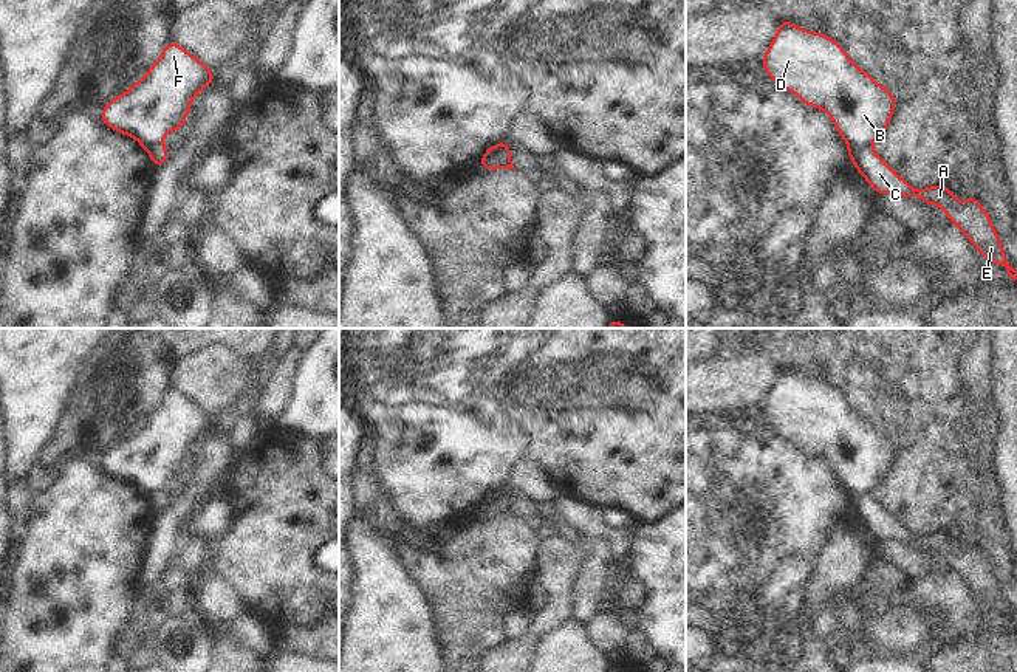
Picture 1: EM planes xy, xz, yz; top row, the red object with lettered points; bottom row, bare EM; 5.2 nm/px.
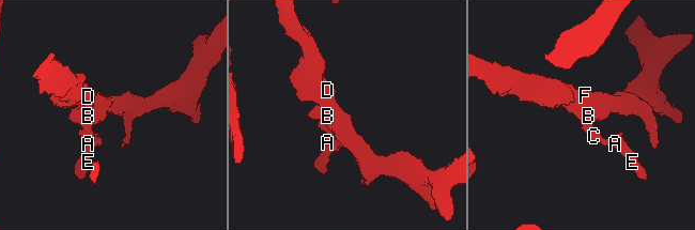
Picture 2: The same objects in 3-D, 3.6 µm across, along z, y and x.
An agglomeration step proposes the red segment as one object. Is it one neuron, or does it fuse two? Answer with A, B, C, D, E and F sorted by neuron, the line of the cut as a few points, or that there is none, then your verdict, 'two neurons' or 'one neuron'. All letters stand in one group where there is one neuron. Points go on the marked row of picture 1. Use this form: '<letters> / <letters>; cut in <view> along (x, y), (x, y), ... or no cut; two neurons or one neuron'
A C E / B D F; cut in xz along (503, 143), (497, 154), (497, 163); two neurons

